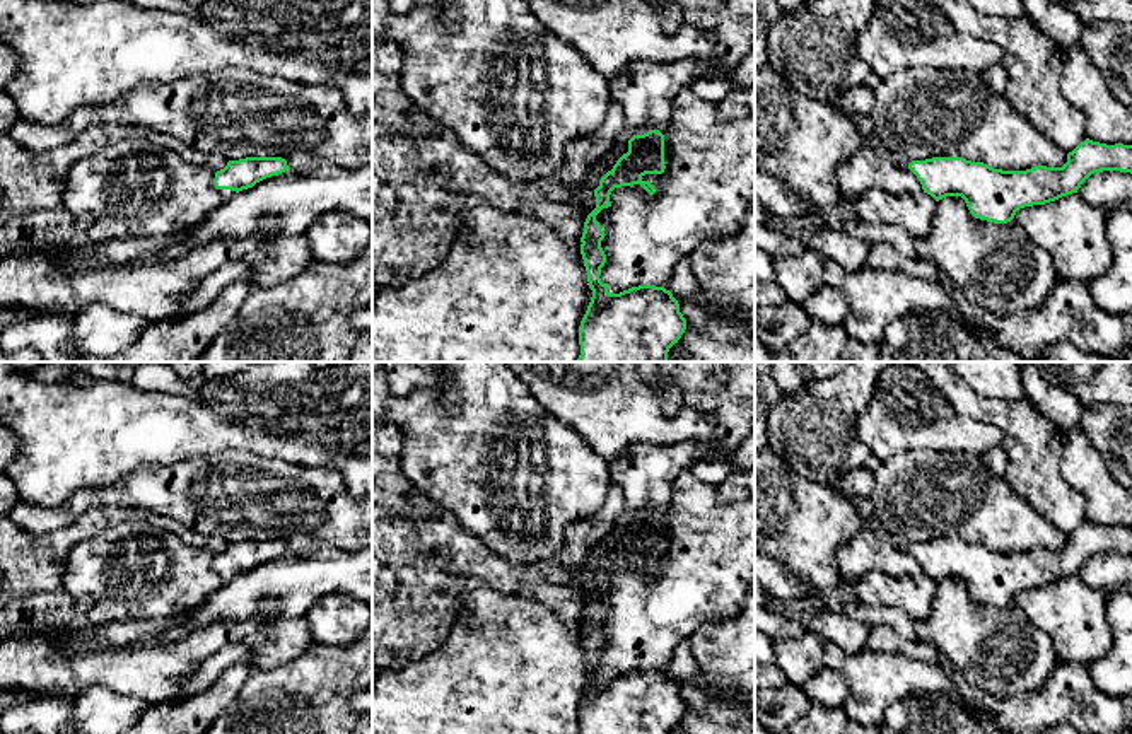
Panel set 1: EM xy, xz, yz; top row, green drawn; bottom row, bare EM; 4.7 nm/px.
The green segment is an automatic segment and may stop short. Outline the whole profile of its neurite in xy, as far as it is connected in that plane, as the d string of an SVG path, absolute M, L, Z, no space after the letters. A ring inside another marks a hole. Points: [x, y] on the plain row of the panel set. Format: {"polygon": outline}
{"polygon": "M246 539L229 543L227 548L215 555L213 567L224 582L236 575L253 570L256 565L278 558L289 551L282 539Z"}

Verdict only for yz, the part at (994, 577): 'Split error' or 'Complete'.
Split error

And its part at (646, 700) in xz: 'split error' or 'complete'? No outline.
split error

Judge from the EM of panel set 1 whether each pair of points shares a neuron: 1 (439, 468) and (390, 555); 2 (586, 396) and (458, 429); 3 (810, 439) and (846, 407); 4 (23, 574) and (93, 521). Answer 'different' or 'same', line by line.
1: different
2: different
3: same
4: same

